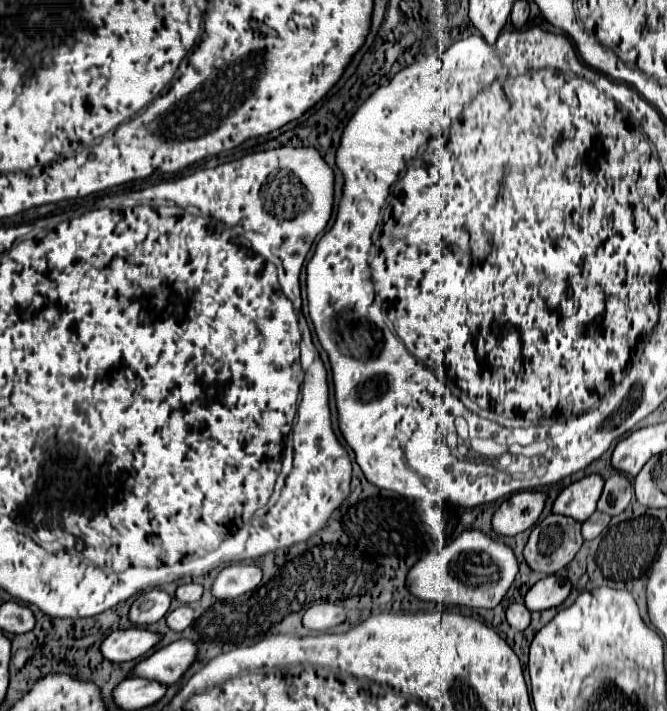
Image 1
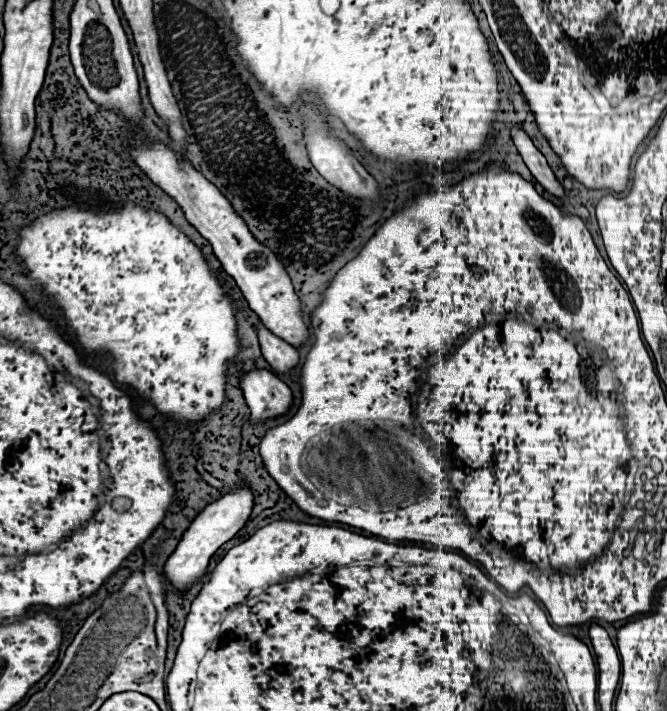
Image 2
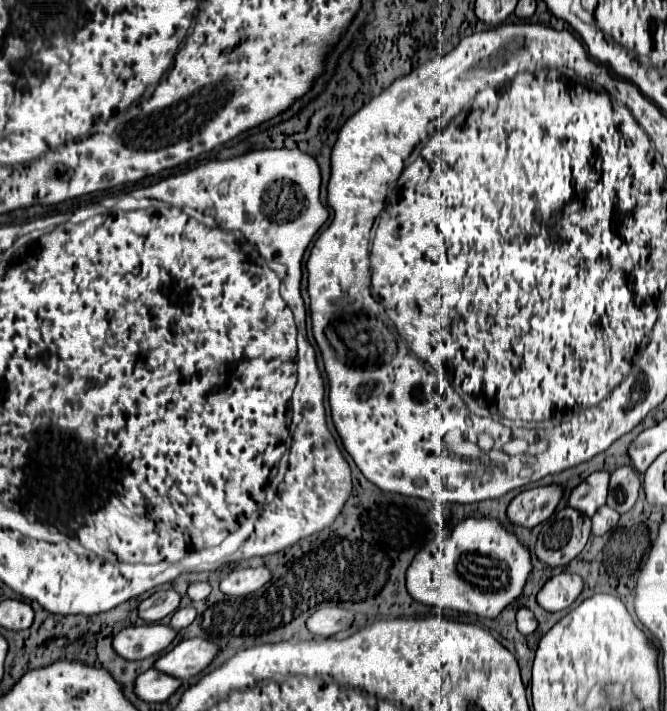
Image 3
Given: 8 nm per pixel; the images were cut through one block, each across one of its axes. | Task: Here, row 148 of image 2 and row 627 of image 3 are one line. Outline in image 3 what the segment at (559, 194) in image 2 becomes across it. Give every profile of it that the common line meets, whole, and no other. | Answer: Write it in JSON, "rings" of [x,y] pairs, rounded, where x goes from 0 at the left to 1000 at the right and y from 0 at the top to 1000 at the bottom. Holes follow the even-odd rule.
{"rings":[[[780,855],[777,864],[774,864],[774,878],[777,878],[777,886],[783,892],[798,892],[804,883],[807,883],[807,875],[801,869],[801,864],[792,858],[792,855]]]}

